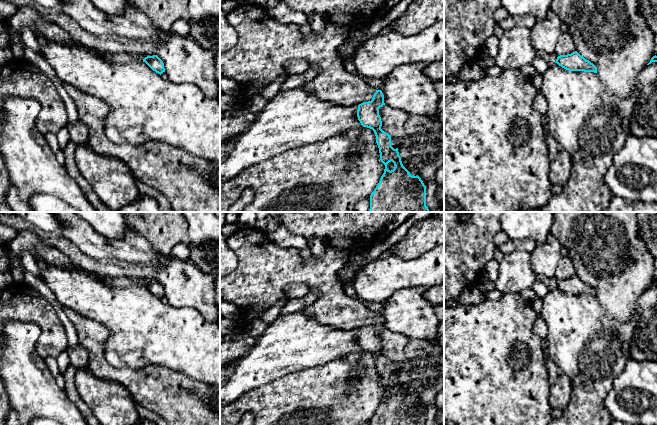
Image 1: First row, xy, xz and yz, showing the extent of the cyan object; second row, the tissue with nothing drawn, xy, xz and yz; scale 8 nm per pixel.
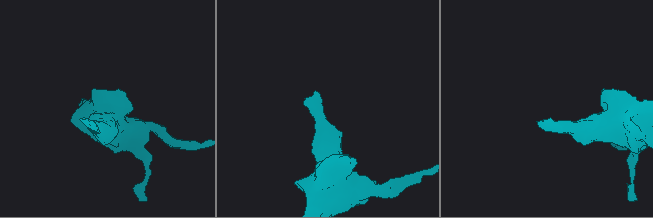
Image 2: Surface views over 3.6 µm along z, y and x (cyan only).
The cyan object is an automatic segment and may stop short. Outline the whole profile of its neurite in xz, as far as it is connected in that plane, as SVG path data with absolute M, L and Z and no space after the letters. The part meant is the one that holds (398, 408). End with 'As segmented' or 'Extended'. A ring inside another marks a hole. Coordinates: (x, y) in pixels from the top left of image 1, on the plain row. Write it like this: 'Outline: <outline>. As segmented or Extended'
Outline: M249 227L240 228L226 241L236 254L238 265L229 275L220 277L220 291L224 301L237 305L242 312L252 307L269 309L279 301L290 299L284 291L286 284L306 284L318 298L302 311L322 324L345 330L357 328L357 341L361 349L375 357L380 384L385 393L370 419L370 425L426 425L426 410L423 405L419 400L412 400L403 390L398 372L391 370L391 359L381 353L379 332L385 329L382 315L370 311L361 300L347 296L342 282L337 278L337 272L349 261L350 252L327 246L322 257L310 255L309 260L305 261L297 248L280 247L270 241L267 233Z. Extended

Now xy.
Outline: M97 274L100 279L103 279L106 283L119 287L119 288L126 288L134 285L143 285L145 286L153 295L158 298L162 298L165 296L164 287L163 285L157 280L145 280L141 278L109 278L109 277L102 277Z. Extended

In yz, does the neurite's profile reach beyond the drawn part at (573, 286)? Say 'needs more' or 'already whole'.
needs more

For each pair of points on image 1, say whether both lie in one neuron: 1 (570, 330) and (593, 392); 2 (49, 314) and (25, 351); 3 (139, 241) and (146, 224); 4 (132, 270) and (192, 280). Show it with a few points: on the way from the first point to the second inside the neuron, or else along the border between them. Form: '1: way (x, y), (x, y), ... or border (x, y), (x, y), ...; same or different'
1: way (583, 345), (588, 350), (588, 377); same
2: border (18, 321), (33, 322), (39, 327), (37, 351); different
3: border (131, 228), (143, 236), (158, 251); different
4: border (135, 263), (141, 266), (152, 265), (155, 278); different

